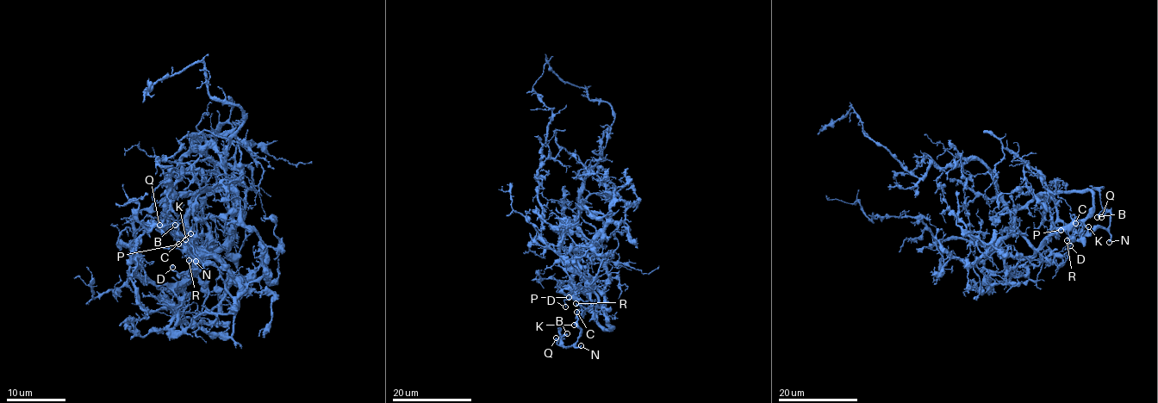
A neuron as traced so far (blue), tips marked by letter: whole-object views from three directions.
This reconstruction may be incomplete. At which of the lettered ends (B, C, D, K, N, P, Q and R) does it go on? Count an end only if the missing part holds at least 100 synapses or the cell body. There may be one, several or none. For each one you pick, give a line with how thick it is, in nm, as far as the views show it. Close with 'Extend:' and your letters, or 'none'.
N: Thickness 240 nm
Extend: N

